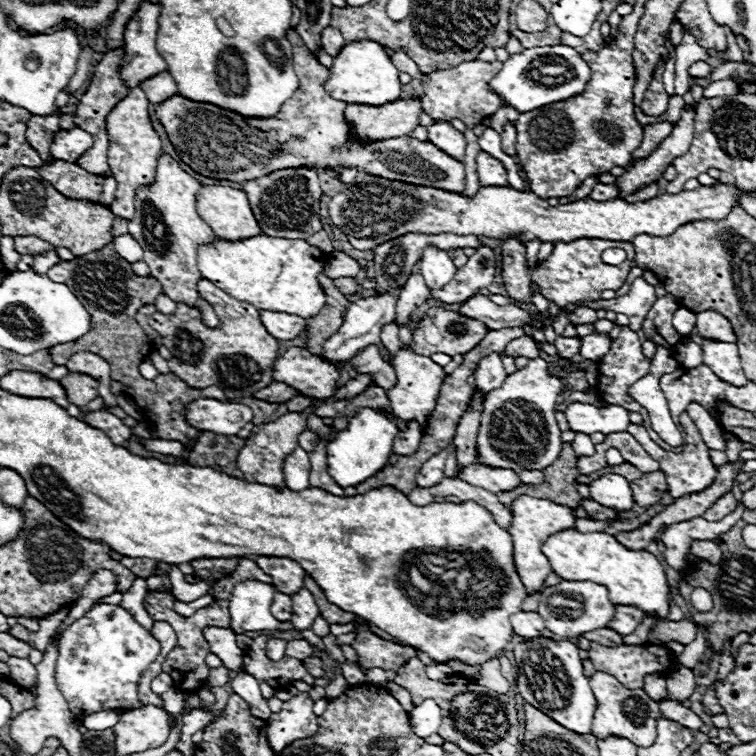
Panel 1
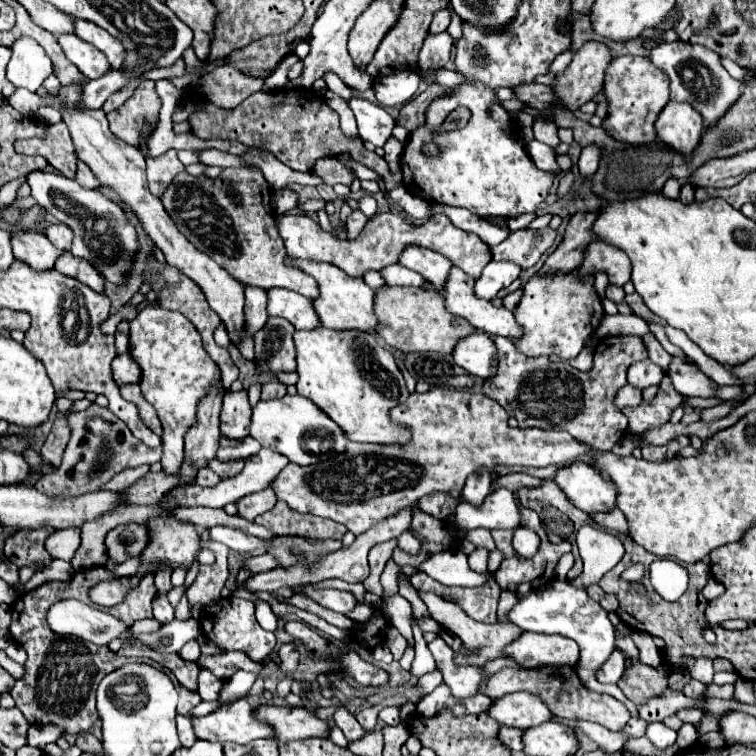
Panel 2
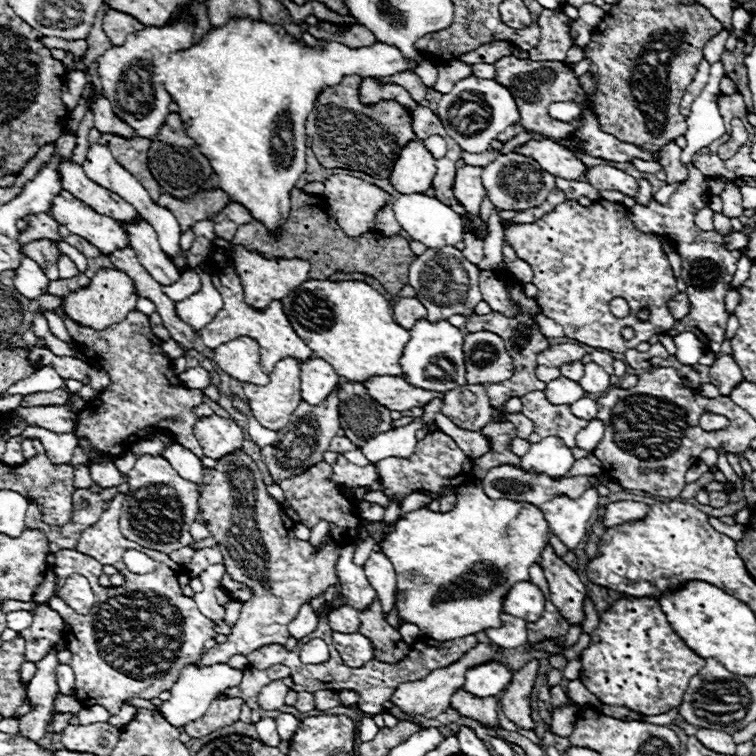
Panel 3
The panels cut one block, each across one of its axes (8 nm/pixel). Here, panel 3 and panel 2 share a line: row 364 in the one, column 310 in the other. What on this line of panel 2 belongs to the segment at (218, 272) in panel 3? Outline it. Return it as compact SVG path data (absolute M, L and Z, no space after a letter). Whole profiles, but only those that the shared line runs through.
M292 260L290 264L302 268L306 274L310 274L318 286L320 286L320 298L314 300L314 308L320 316L322 326L330 330L358 330L358 332L374 332L378 326L378 318L374 316L374 290L362 280L362 278L350 278L340 268L334 268L334 264L322 264L322 262L310 262L310 260Z

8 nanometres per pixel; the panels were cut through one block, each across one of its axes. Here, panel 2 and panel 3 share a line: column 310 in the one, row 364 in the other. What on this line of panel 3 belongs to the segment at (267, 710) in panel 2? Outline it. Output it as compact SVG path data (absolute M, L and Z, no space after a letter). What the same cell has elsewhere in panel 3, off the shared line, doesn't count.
M718 356L716 362L710 366L710 384L718 386L722 396L730 396L730 392L744 380L740 366L734 362L732 356Z

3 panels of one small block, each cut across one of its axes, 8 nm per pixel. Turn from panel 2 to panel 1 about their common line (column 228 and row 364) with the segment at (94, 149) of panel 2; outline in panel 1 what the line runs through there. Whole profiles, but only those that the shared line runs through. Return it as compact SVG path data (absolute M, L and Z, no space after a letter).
M290 348L274 364L274 380L284 382L302 394L314 398L330 398L338 390L340 370L306 348Z

